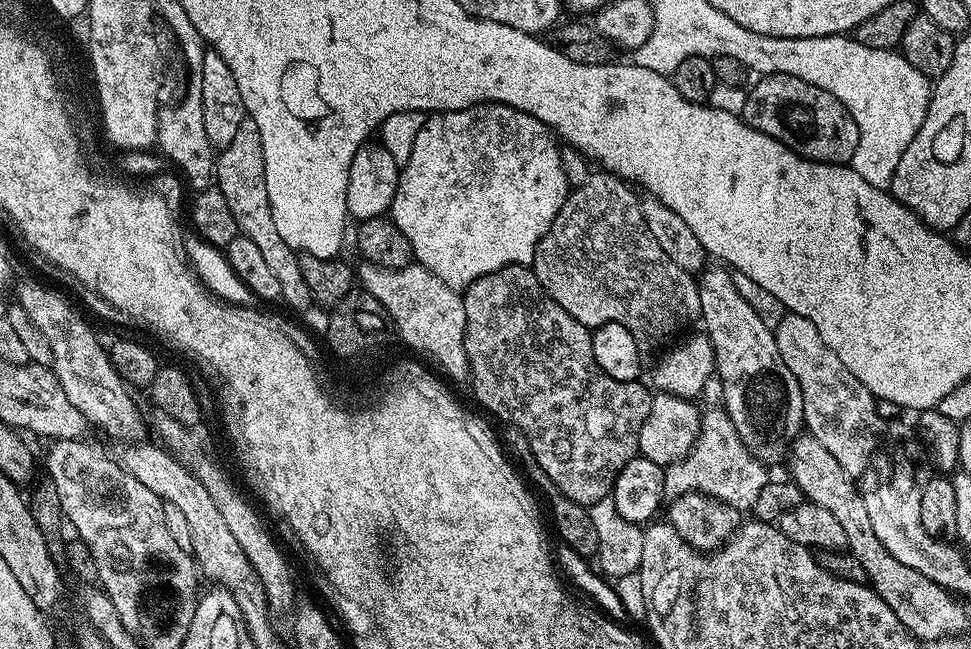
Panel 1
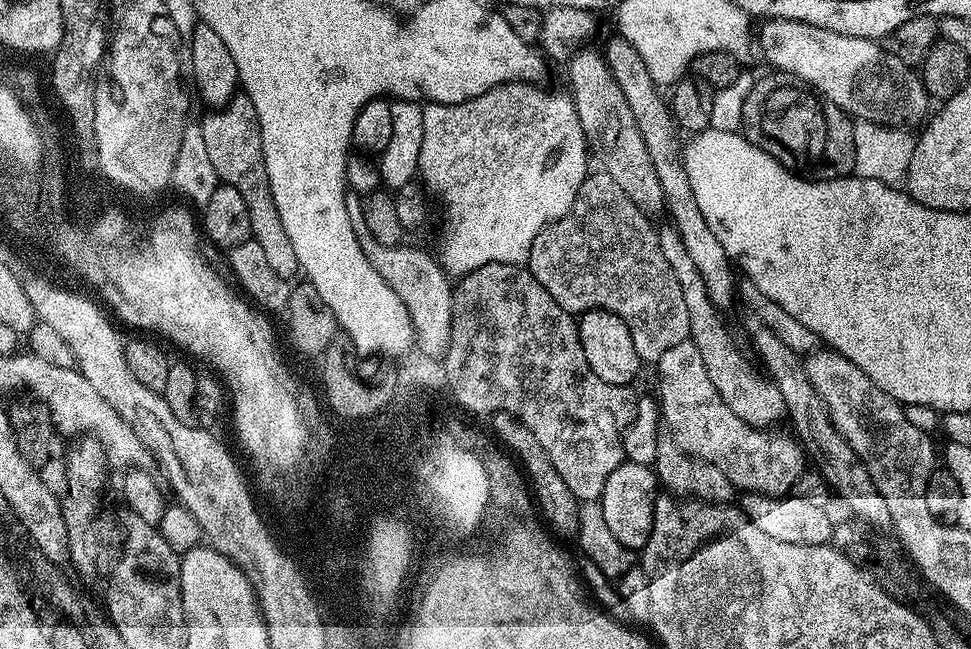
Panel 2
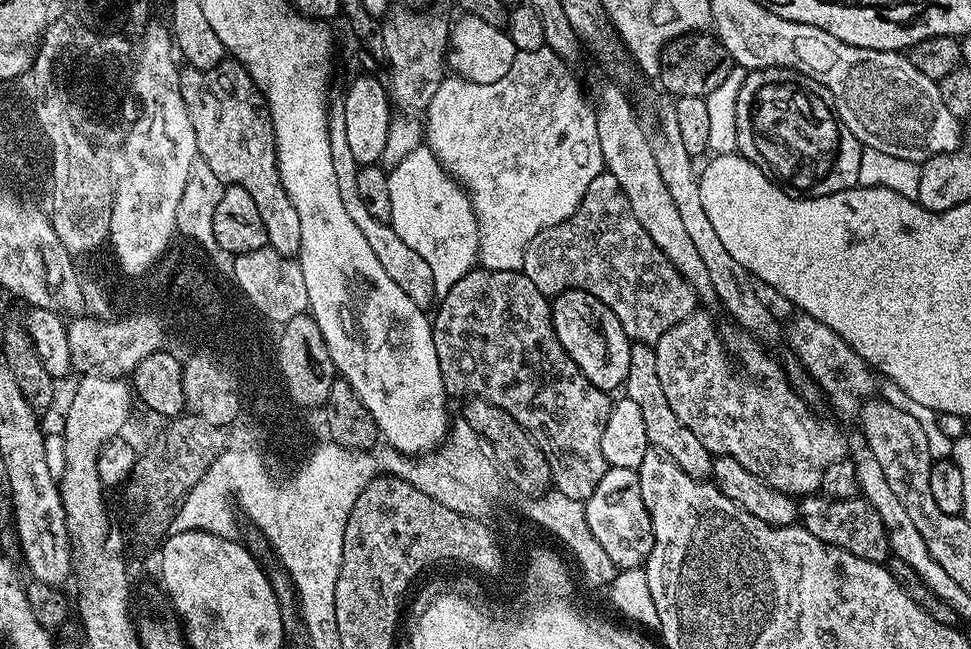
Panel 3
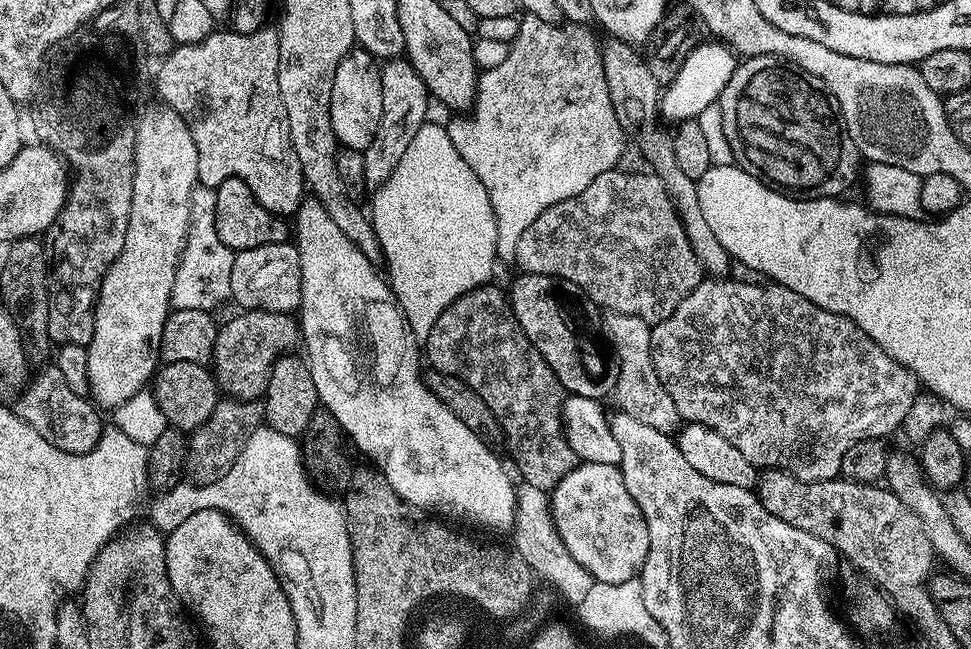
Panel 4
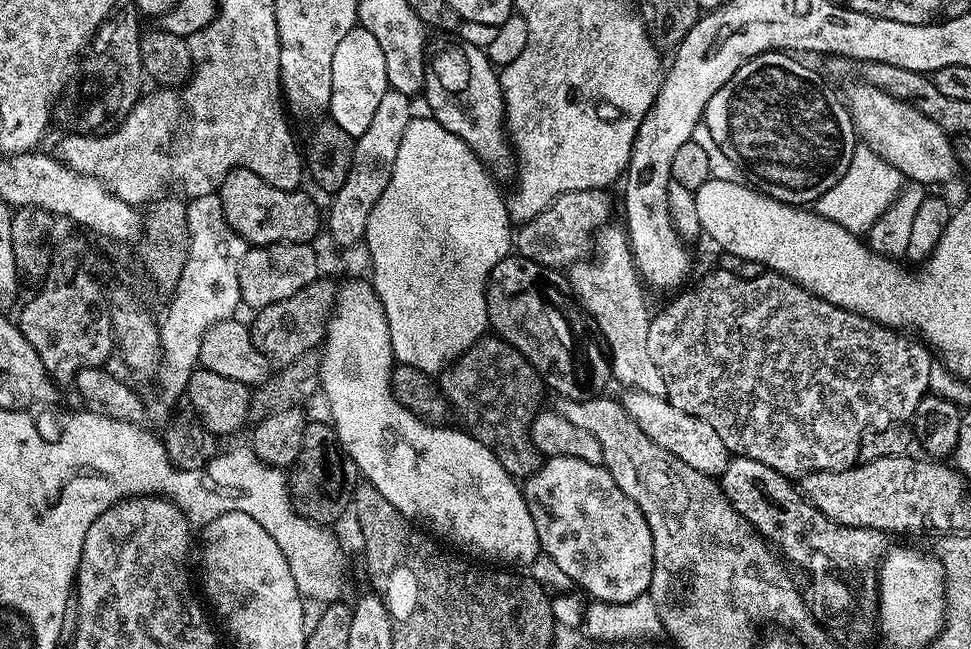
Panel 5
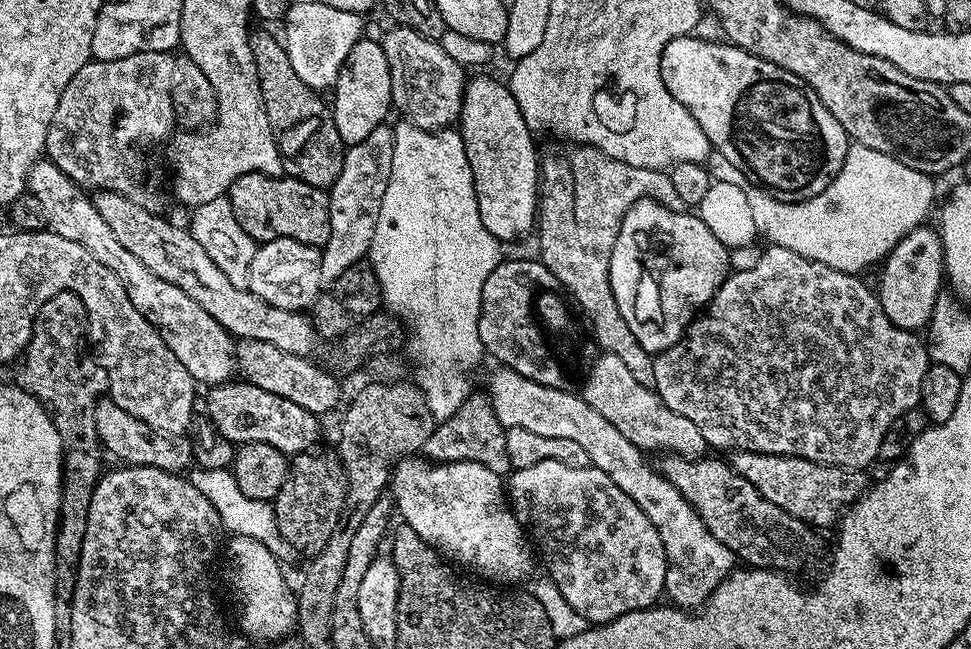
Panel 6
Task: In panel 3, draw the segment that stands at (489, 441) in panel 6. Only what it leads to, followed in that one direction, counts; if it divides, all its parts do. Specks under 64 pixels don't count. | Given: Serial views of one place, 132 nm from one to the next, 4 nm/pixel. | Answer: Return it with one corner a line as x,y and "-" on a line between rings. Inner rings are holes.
477,266
462,278
458,278
458,282
454,282
454,286
450,286
447,294
439,297
439,303
440,309
437,310
436,316
434,312
431,317
432,333
434,334
434,350
438,350
438,366
442,370
442,378
447,387
452,390
461,388
466,394
465,397
489,400
494,402
494,406
506,410
506,414
510,414
510,418
517,420
531,434
532,441
542,450
542,454
550,466
555,491
566,494
566,498
588,500
590,494
594,494
594,486
598,486
598,482
602,482
602,474
606,474
608,469
608,463
602,454
602,430
613,401
610,399
609,393
593,386
586,378
586,374
582,374
582,370
578,370
574,358
570,358
570,354
566,354
566,350
562,350
562,342
558,342
558,338
554,334
552,306
549,297
544,296
542,290
538,290
538,286
534,286
534,282
530,282
530,278
526,278
526,274
522,270
511,272
510,270
490,270
483,266

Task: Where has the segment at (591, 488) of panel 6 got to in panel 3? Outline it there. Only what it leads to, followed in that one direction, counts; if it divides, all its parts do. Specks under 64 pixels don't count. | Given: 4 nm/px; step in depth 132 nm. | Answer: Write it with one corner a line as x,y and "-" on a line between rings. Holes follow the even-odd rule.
608,467
606,474
602,474
602,482
594,486
594,494
584,501
584,509
590,534
594,534
617,569
638,568
647,561
654,546
654,534
646,502
642,502
642,486
637,469

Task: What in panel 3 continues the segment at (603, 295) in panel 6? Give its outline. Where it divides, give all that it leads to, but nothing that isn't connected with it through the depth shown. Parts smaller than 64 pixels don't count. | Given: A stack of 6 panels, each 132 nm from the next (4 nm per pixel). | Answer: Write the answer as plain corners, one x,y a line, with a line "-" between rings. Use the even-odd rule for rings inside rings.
633,343
630,352
630,369
624,383
625,397
637,402
638,408
645,419
646,436
649,445
665,456
670,457
676,465
681,466
686,474
695,480
705,480
711,477
713,455
706,450
702,442
686,426
679,422
677,414
670,407
670,402
663,393
658,377
657,354
649,344

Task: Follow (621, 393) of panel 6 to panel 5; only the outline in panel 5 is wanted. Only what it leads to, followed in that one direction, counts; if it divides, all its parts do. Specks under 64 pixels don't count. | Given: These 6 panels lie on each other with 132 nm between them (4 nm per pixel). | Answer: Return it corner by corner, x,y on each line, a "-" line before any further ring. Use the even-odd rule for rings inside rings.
628,388
624,393
626,393
622,397
624,410
628,417
639,426
642,434
646,434
646,438
662,446
662,450
674,454
674,458
682,458
686,466
694,466
694,470
702,474
719,478
726,470
730,453
726,442
718,438
710,422
702,422
702,418
694,418
694,414
686,414
686,410
678,410
678,406
671,404
665,397
644,394
636,388

